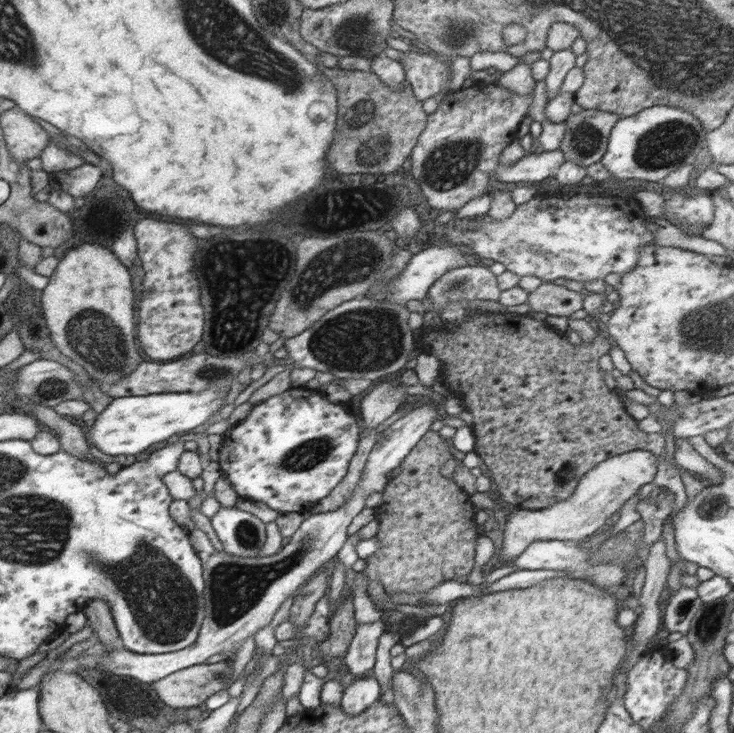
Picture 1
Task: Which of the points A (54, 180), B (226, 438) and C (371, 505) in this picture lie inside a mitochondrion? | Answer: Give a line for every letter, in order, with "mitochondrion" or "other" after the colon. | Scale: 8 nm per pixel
A: other
B: other
C: other

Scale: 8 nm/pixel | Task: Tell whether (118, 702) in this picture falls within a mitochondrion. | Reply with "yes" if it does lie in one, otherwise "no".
no

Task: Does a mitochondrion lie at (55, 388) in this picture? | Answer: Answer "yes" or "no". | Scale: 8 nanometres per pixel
yes

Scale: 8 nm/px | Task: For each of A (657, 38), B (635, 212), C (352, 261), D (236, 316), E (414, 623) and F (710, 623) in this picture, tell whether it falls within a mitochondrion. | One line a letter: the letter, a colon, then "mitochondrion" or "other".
A: mitochondrion
B: other
C: mitochondrion
D: mitochondrion
E: other
F: mitochondrion

